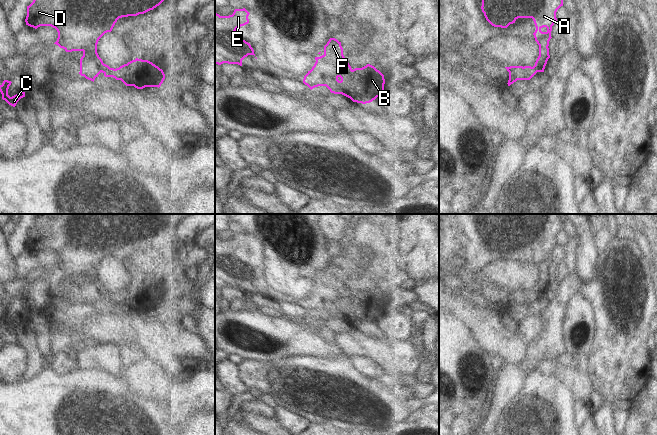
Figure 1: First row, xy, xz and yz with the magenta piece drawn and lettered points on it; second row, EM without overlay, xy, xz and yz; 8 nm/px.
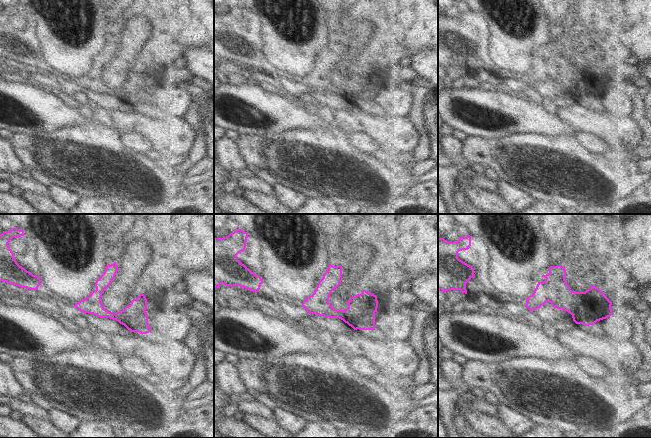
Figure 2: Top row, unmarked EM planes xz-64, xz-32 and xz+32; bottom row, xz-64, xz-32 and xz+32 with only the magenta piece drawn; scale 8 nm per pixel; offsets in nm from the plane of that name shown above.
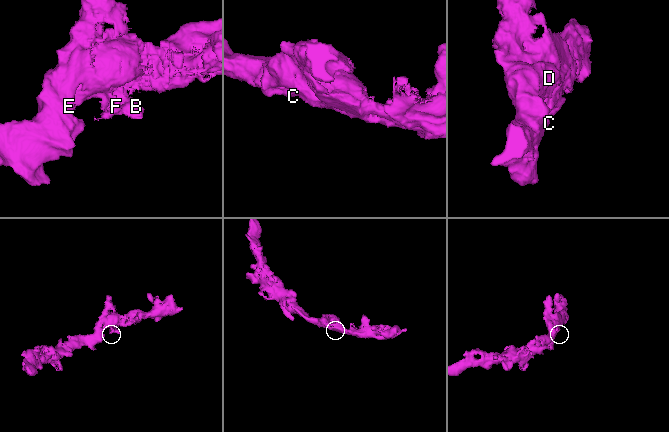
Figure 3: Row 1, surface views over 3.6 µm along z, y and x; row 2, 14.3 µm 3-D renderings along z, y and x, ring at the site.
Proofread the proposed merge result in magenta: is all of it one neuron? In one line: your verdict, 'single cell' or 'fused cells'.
single cell

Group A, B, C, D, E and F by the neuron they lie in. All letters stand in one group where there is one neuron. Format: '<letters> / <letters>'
A B C D E F

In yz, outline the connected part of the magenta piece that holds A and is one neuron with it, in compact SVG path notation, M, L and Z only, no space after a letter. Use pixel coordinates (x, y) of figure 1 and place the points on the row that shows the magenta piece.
M482 0L482 12L494 27L507 28L518 18L532 18L536 27L533 33L539 45L539 56L533 67L505 67L509 72L508 86L517 80L530 80L537 72L544 72L549 55L552 26L563 0Z

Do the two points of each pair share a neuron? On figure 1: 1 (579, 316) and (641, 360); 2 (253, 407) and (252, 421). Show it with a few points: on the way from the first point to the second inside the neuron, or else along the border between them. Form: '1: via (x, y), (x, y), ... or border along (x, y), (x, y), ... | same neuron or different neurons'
1: border along (591, 304), (595, 318), (594, 348) | different neurons
2: border along (240, 408), (273, 418) | different neurons

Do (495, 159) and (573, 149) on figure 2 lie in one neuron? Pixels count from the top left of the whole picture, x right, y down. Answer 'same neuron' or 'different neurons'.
same neuron

